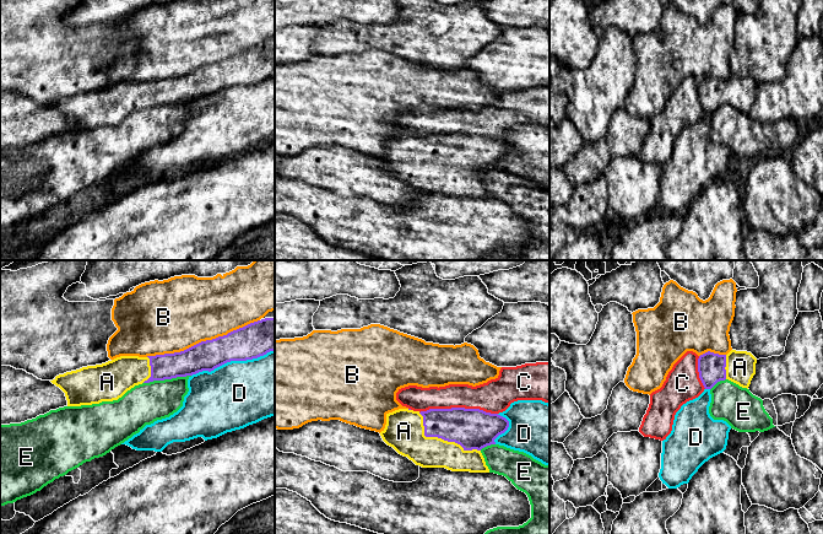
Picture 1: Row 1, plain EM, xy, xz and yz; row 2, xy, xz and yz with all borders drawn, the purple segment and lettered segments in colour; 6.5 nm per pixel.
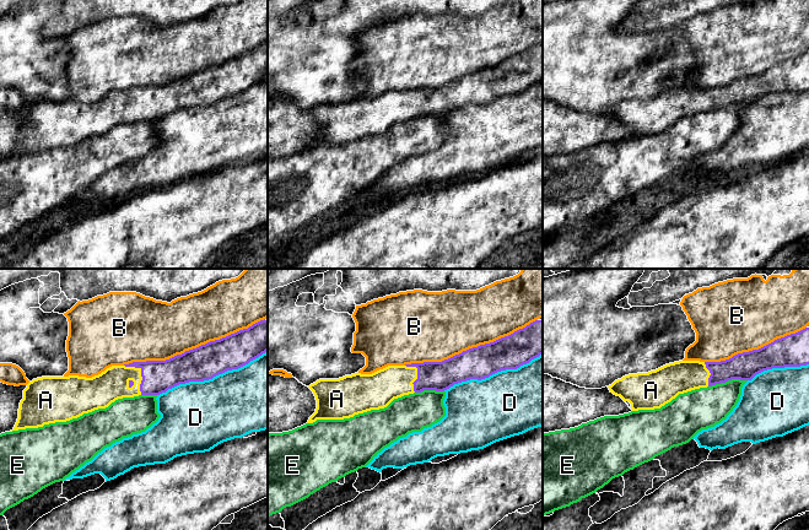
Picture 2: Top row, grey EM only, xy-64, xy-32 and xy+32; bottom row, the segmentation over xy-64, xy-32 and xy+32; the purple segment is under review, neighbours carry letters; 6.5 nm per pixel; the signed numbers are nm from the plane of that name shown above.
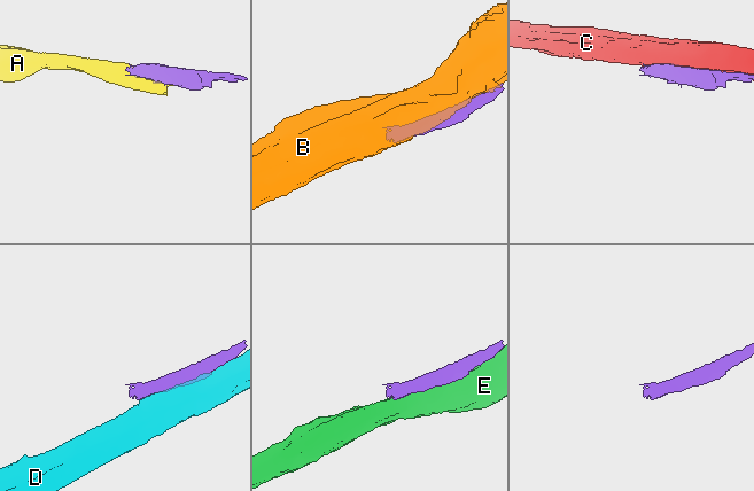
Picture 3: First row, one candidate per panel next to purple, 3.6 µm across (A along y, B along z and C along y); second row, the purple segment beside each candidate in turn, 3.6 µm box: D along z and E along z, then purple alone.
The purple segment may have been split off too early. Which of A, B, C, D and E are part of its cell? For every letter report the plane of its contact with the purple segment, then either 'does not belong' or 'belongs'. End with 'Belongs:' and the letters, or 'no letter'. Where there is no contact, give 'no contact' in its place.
A: xz | belongs
B: xy | does not belong
C: xz | does not belong
D: xy | does not belong
E: xy | does not belong
Belongs: A

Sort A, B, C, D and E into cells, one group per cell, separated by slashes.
A / B / C / D / E

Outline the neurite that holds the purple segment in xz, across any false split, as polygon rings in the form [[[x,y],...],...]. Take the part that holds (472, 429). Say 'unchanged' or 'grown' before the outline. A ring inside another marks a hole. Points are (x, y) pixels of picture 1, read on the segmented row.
grown | [[[399,409],[386,414],[386,425],[380,436],[399,454],[422,468],[489,473],[481,449],[496,444],[494,439],[508,427],[509,421],[505,417],[480,409],[429,409],[421,412]]]

